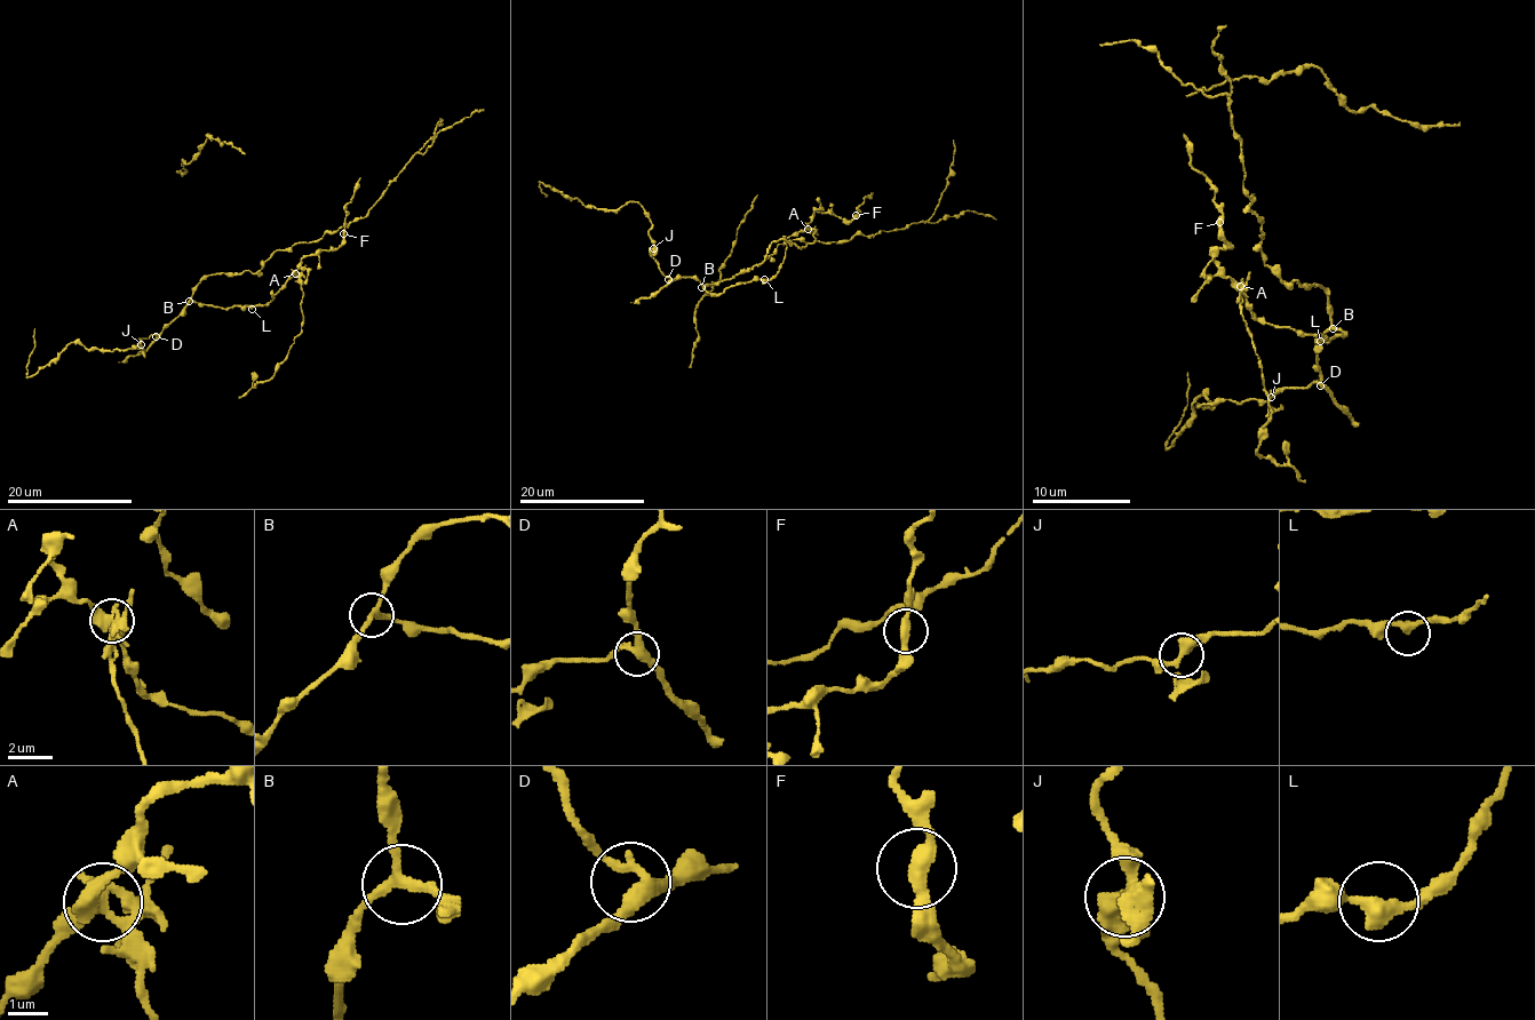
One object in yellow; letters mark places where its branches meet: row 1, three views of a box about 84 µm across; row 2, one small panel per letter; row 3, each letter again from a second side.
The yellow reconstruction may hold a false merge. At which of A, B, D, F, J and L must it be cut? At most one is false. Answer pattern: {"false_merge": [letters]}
{"false_merge": ["A"]}

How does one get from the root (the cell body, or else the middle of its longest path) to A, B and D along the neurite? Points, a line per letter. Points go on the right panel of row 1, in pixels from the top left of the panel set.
A: (1313, 284), (1326, 291), (1328, 313), (1343, 331), (1330, 341), (1261, 324), (1241, 286)
B: (1313, 284), (1328, 296), (1333, 328)
D: (1313, 284), (1326, 291), (1330, 316), (1330, 328), (1318, 348), (1320, 385)

